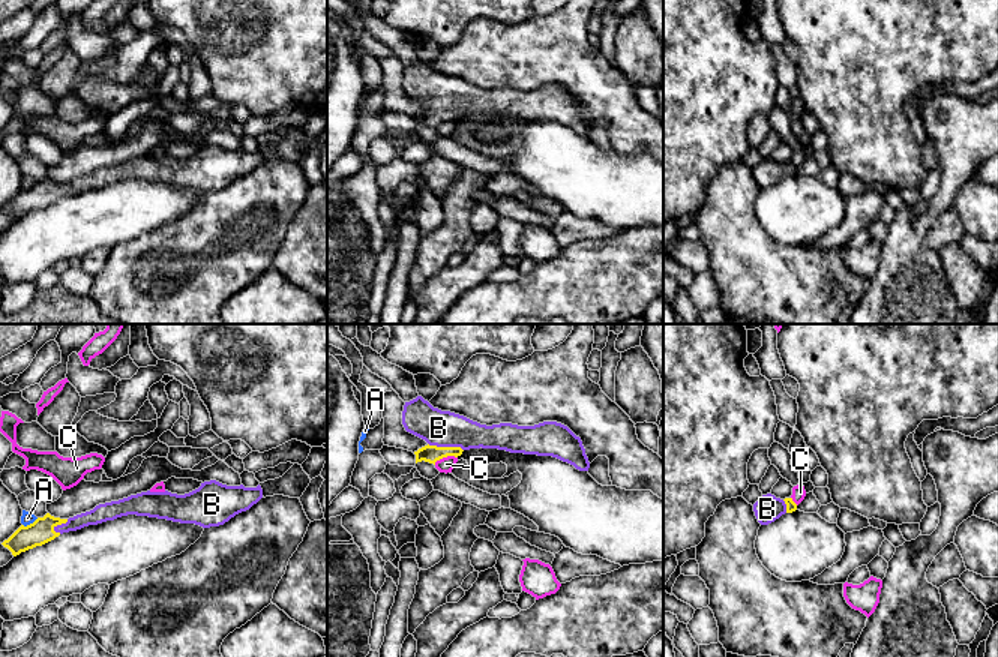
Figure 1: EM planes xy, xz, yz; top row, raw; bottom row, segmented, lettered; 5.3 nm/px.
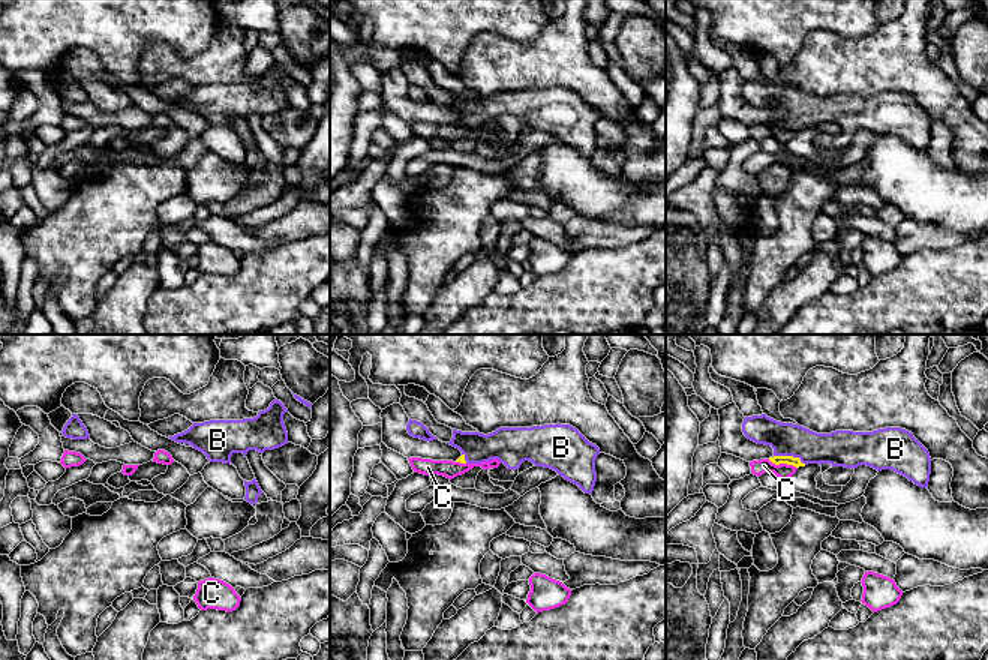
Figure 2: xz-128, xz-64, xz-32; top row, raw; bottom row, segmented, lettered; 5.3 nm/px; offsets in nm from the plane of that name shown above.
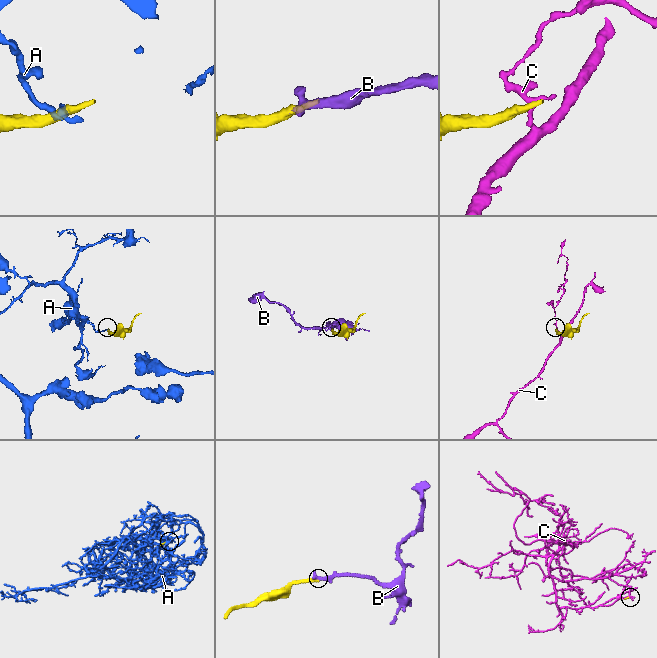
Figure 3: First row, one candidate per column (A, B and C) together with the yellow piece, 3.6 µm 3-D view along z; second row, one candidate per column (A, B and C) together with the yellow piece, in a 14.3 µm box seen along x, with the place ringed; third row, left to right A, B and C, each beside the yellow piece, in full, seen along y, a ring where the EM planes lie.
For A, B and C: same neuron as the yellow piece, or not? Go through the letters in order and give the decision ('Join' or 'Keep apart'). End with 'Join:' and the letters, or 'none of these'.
A: Keep apart
B: Join
C: Keep apart
Join: B

